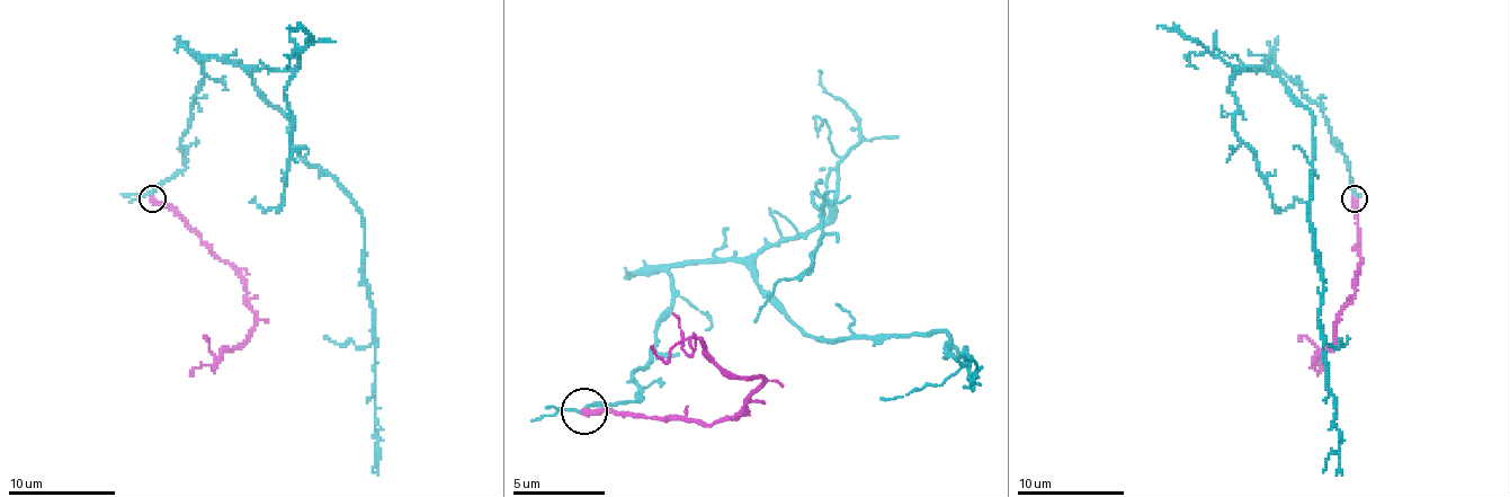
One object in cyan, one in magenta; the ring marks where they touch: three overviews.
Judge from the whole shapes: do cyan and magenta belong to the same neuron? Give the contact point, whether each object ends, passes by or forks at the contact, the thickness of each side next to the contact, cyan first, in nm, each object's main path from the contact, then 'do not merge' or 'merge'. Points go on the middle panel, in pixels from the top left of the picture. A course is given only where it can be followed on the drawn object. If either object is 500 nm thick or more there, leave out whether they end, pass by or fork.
at (584, 410); cyan passes by; magenta ends there; 170 nm thick on the cyan side, 400 nm on the other; cyan runs (581, 411), (641, 398), (632, 374), (682, 264), (729, 259), (812, 337), (946, 333), (973, 389), (964, 356); magenta runs (586, 411), (715, 425), (747, 411), (761, 389), (761, 374), (729, 374), (691, 337), (659, 356), (650, 347); merge

